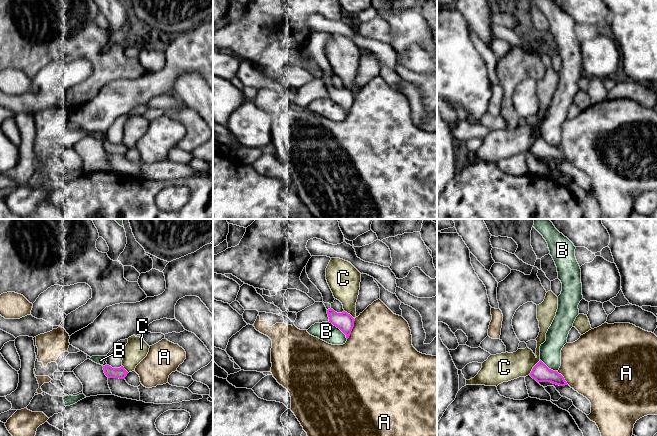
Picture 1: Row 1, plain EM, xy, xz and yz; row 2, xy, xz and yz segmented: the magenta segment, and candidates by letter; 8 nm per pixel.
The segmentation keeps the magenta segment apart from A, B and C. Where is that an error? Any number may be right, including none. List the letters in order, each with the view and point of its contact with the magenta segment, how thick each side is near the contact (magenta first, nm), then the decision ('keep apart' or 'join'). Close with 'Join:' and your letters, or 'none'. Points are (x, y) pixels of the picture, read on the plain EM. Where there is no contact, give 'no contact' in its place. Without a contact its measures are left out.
A: contact xz (352, 104); calibres 140 and 500 nm; keep apart
B: contact xz (339, 104); calibres 140 and 160 nm; keep apart
C: contact yz (533, 143); calibres 140 and 240 nm; keep apart
Join: none

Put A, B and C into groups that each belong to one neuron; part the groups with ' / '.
A / B / C

